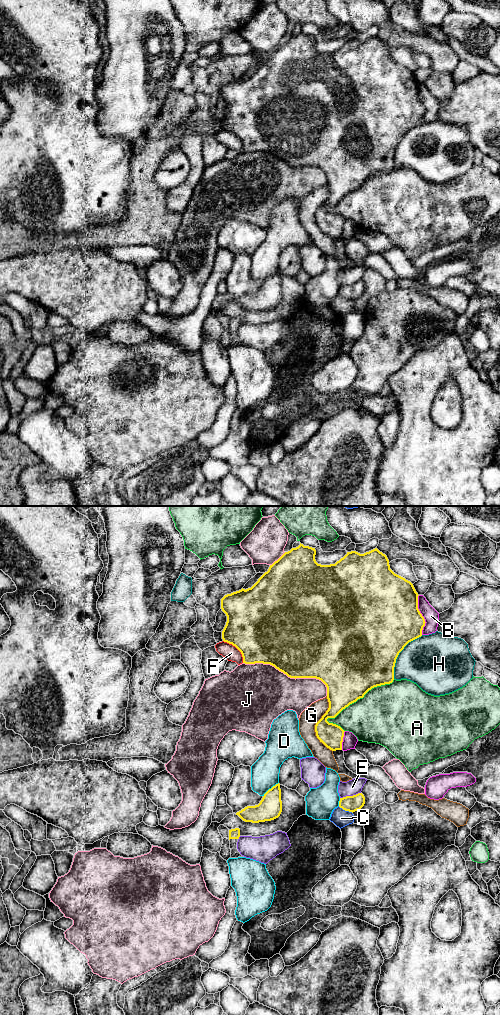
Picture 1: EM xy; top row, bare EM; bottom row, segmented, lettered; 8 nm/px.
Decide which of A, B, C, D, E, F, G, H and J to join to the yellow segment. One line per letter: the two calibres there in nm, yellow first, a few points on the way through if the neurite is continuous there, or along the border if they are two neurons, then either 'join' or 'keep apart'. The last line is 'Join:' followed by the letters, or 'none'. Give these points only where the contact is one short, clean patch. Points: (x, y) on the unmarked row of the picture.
A: 480 nm thick on the yellow side, 460 nm on the other; keep apart
B: 480 nm thick on the yellow side, 120 nm on the other; keep apart
C: 130 nm thick on the yellow side, 140 nm on the other; keep apart
D: 190 nm thick on the yellow side, 220 nm on the other; keep apart
E: 130 nm thick on the yellow side, 130 nm on the other; keep apart
F: 500 nm thick on the yellow side, 120 nm on the other; keep apart
G: 190 nm thick on the yellow side, 150 nm on the other; keep apart
H: 500 nm thick on the yellow side, 400 nm on the other; keep apart
J: 500 nm thick on the yellow side, 440 nm on the other; keep apart
Join: none

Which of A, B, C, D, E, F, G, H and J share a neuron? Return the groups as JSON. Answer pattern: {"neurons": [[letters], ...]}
{"neurons": [["A"], ["B"], ["C"], ["D"], ["E"], ["F"], ["G"], ["H"], ["J"]]}

